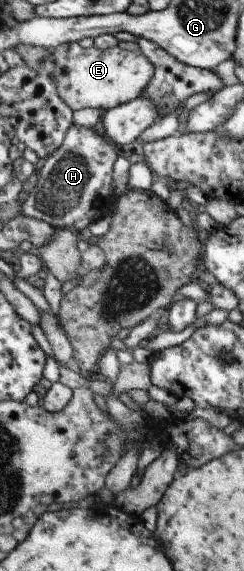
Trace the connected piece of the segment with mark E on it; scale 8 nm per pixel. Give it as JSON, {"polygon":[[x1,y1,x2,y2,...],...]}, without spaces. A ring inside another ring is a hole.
{"polygon":[[74,42,61,45,57,49,45,49,23,43,19,45,17,53,33,69,41,67,47,55,55,55,57,59,55,79,59,95,75,113,86,108,101,109,107,113,119,105,134,101,144,94,155,73,155,65,152,65,141,51,127,51,117,46,107,50,97,49,95,46,85,49]]}

